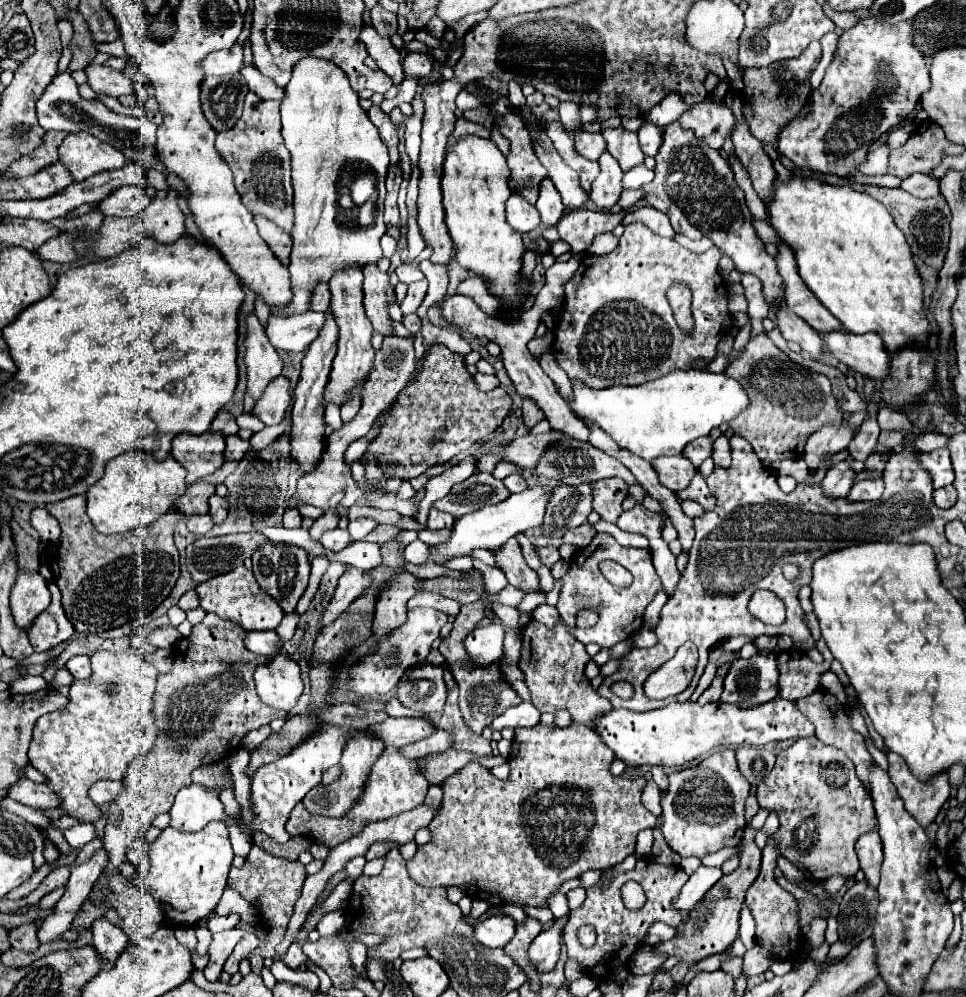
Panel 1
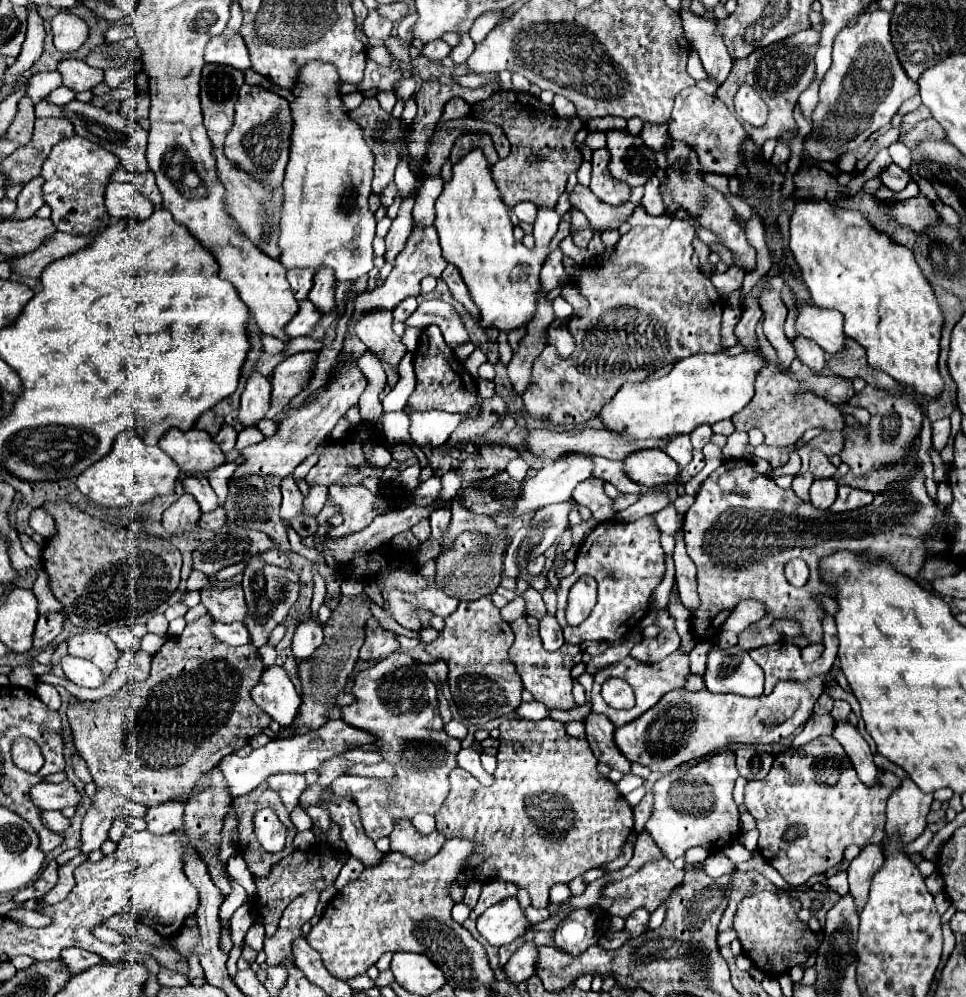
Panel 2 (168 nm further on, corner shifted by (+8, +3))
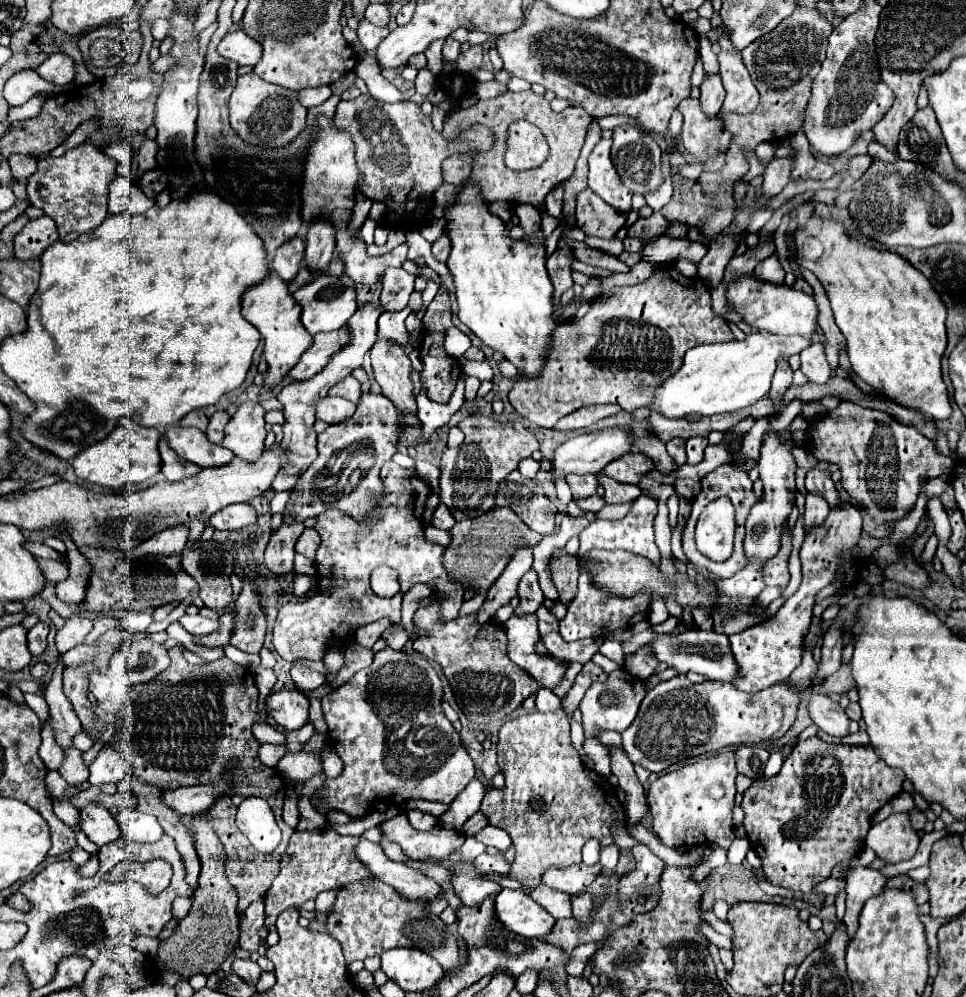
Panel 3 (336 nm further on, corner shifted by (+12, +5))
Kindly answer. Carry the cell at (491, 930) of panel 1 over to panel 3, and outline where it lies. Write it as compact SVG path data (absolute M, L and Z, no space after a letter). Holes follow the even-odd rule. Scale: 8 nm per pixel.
M504 888L496 898L496 916L512 932L526 938L544 938L556 920L526 892Z

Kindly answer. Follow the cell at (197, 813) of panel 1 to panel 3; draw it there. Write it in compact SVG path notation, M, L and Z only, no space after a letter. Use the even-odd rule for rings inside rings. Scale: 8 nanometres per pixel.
M120 810L116 822L120 828L120 838L124 838L128 844L154 844L164 834L156 816L140 810Z

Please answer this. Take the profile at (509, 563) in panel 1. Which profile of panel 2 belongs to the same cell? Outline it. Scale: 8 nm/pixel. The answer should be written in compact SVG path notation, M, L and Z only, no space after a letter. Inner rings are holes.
M528 588L526 592L522 592L522 598L526 602L526 614L528 616L534 616L534 618L542 618L544 616L546 608L544 608L544 600L542 600L538 590Z

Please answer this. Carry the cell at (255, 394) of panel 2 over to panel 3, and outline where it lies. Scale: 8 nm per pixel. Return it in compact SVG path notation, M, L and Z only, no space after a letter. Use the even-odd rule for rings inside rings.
M242 404L228 426L224 428L224 440L220 446L232 450L246 462L256 462L264 452L264 410L258 404Z

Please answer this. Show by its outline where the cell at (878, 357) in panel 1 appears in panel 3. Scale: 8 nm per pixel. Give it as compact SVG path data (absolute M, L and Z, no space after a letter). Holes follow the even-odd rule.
M742 276L730 282L726 298L728 298L728 306L736 314L740 314L746 324L758 328L760 332L780 334L780 336L804 336L804 338L816 336L818 308L814 298L786 284L774 286L774 284L756 280L754 276Z

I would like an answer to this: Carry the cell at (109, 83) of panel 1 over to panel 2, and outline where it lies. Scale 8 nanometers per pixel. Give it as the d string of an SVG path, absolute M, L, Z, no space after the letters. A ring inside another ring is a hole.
M62 60L58 64L58 70L62 74L62 84L72 88L74 92L86 92L92 90L94 86L98 86L104 80L104 70L96 70L92 66L88 66L84 60Z

